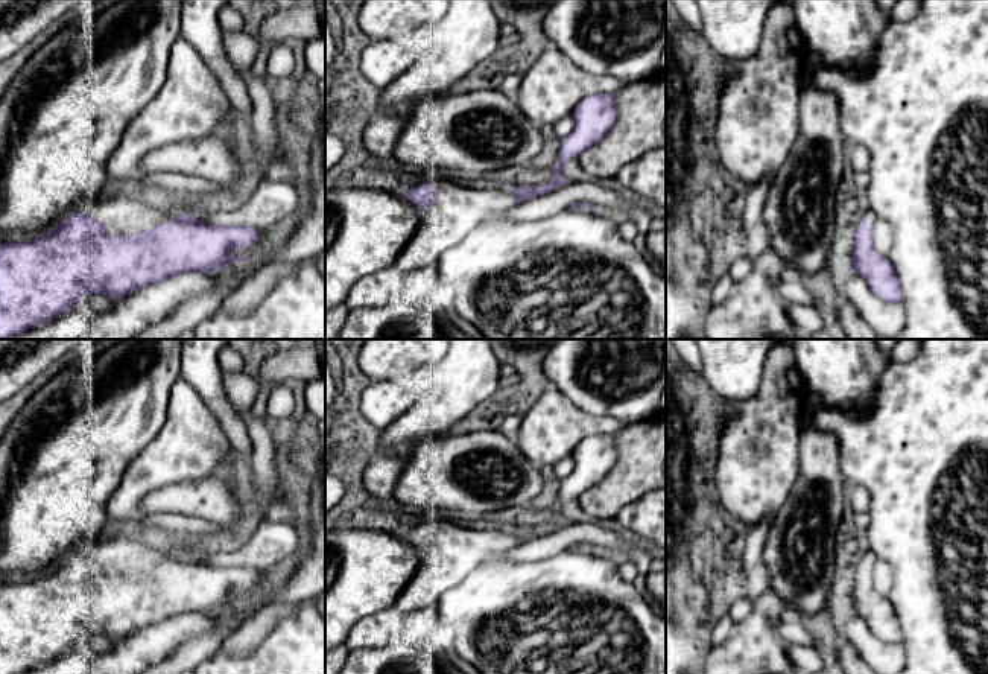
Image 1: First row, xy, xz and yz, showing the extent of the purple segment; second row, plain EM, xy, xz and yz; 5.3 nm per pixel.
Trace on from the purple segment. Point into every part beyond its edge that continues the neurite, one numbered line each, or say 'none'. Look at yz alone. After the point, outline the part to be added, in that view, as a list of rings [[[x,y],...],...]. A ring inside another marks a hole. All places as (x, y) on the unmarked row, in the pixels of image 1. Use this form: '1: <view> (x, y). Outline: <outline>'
none

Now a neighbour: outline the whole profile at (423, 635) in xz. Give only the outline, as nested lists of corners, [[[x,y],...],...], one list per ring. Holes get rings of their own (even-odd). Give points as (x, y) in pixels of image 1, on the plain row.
[[[418,612],[409,619],[409,633],[418,648],[436,654],[444,648],[444,642],[438,641],[433,627],[426,624],[427,612]]]

